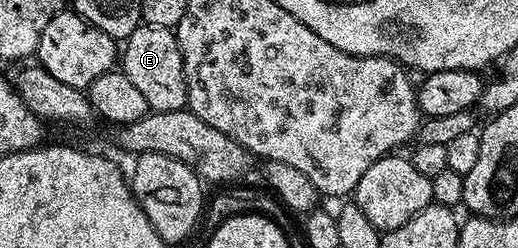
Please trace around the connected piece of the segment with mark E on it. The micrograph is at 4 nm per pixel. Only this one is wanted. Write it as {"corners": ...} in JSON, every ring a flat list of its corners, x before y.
{"corners":[[141,24,122,42,122,72,142,92,149,111,174,112,188,105,188,89,175,29]]}

